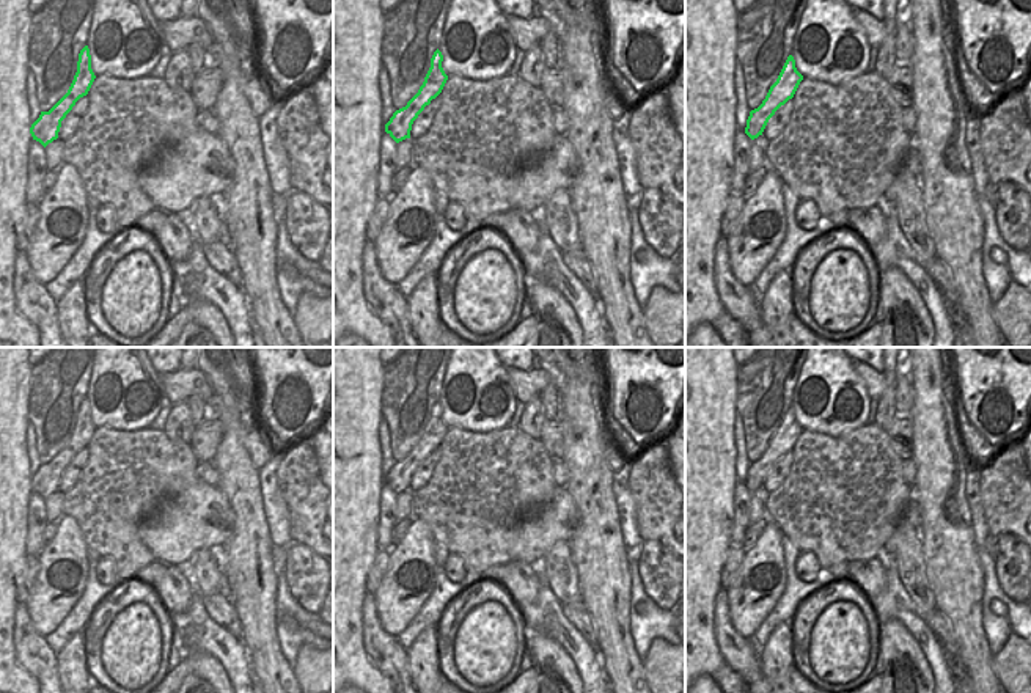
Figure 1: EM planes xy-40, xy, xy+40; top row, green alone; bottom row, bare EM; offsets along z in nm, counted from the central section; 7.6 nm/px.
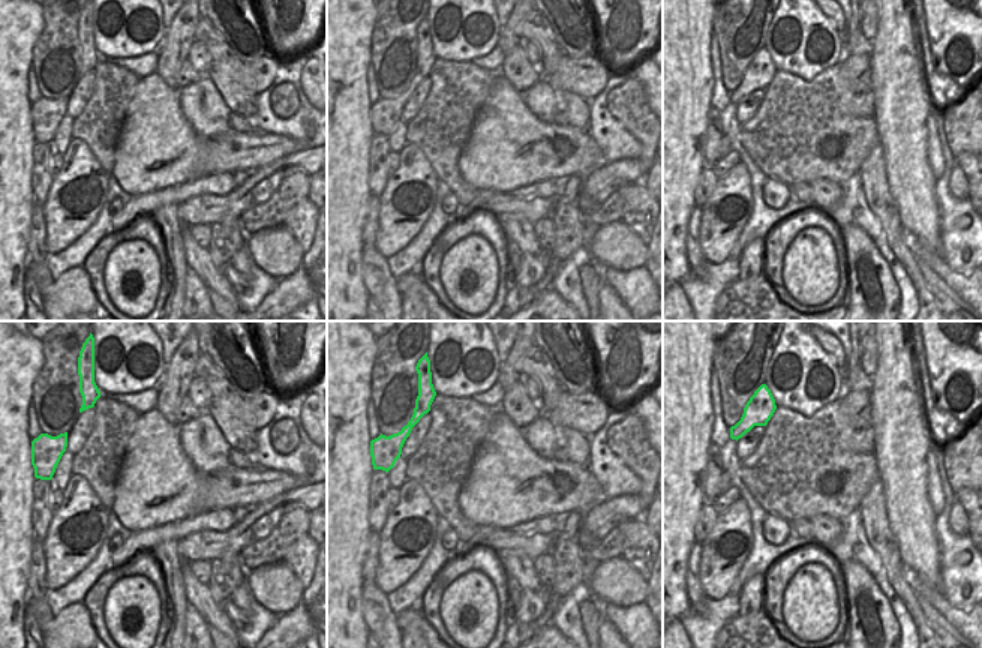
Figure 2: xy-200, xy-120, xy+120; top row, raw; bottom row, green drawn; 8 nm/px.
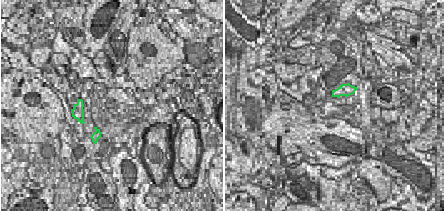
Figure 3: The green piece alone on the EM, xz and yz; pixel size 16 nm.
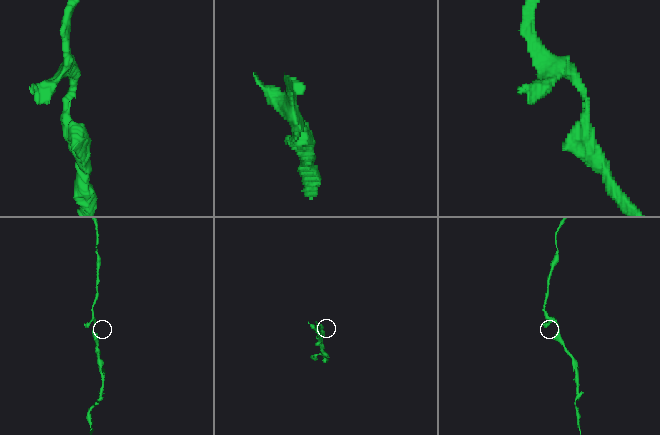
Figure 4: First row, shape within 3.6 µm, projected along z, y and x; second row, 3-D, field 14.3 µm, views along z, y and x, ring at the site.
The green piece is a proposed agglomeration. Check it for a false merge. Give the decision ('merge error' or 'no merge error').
no merge error

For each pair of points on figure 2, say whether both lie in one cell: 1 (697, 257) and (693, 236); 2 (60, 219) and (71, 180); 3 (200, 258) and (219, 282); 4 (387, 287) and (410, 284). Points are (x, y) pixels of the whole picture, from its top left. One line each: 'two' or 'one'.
1: one
2: one
3: one
4: two

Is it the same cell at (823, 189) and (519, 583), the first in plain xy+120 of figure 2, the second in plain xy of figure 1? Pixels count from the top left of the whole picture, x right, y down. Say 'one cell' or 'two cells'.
one cell

